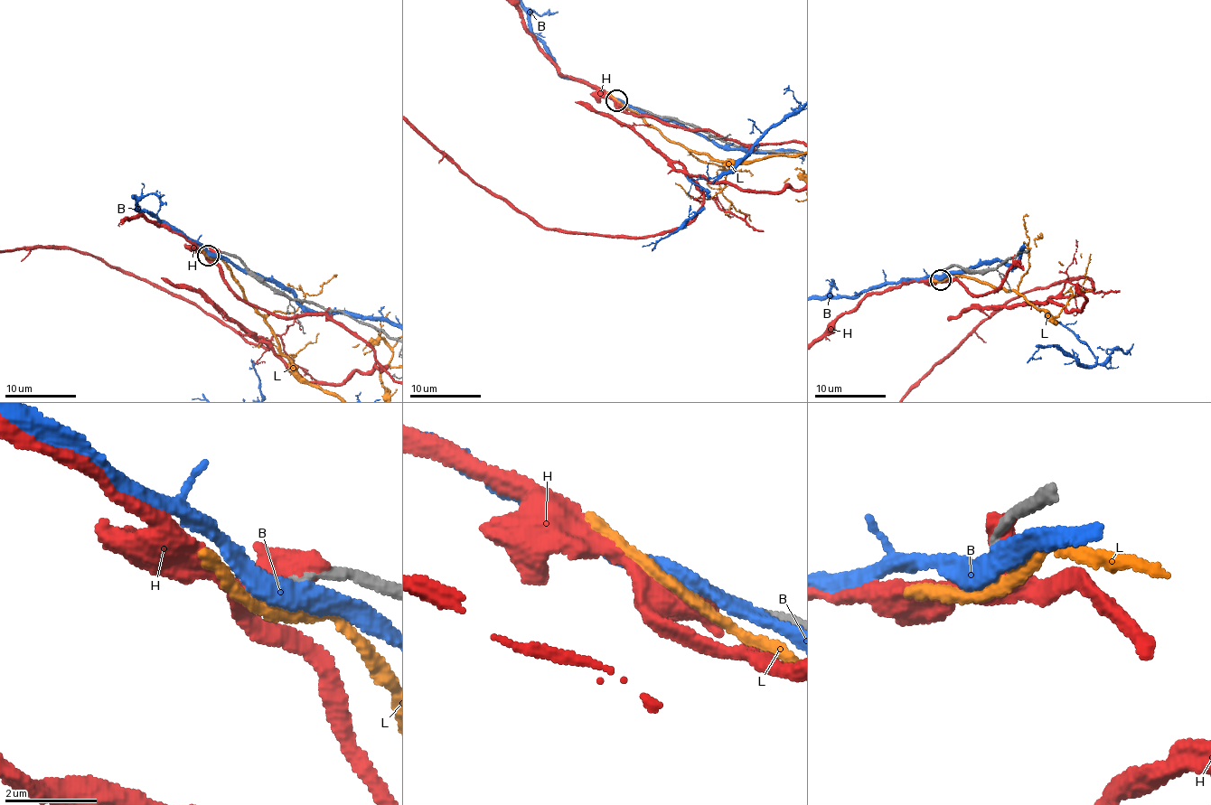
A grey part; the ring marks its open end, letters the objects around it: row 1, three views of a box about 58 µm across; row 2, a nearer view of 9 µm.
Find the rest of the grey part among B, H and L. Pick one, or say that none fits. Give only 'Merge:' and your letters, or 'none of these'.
Merge: none of these

